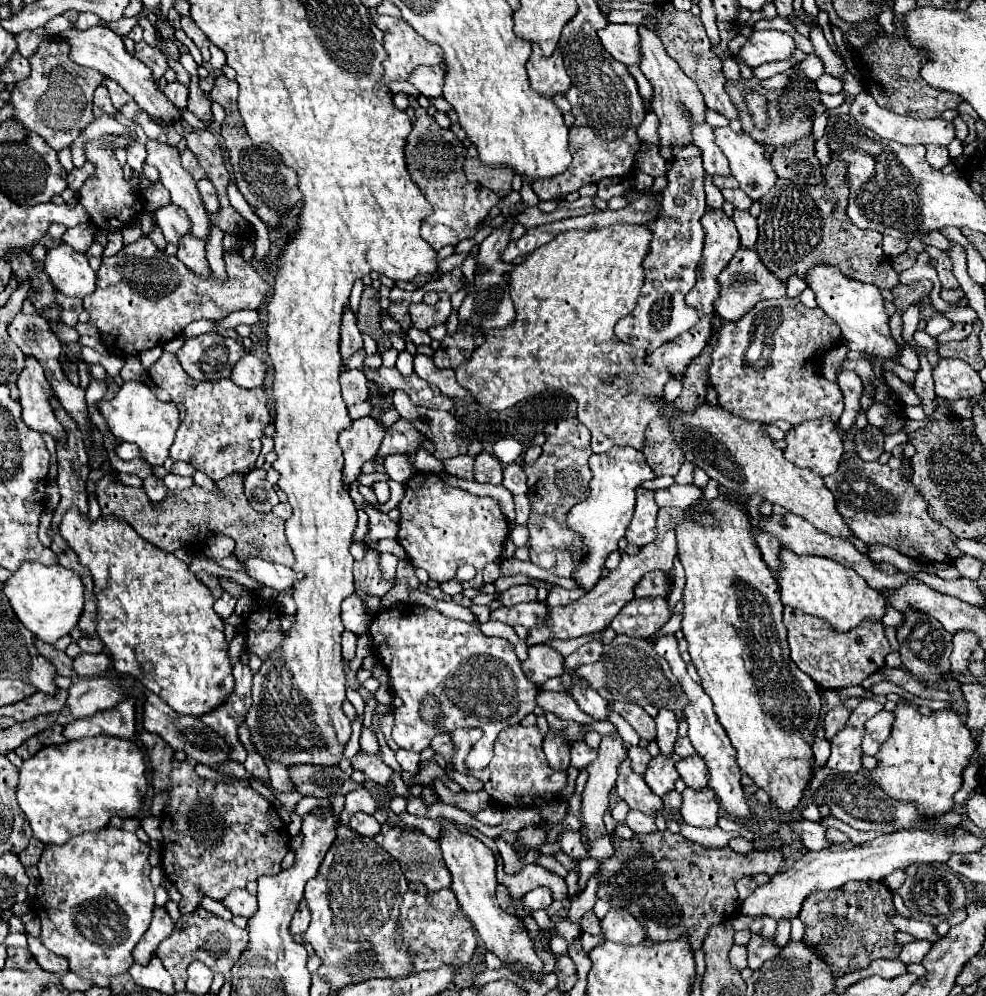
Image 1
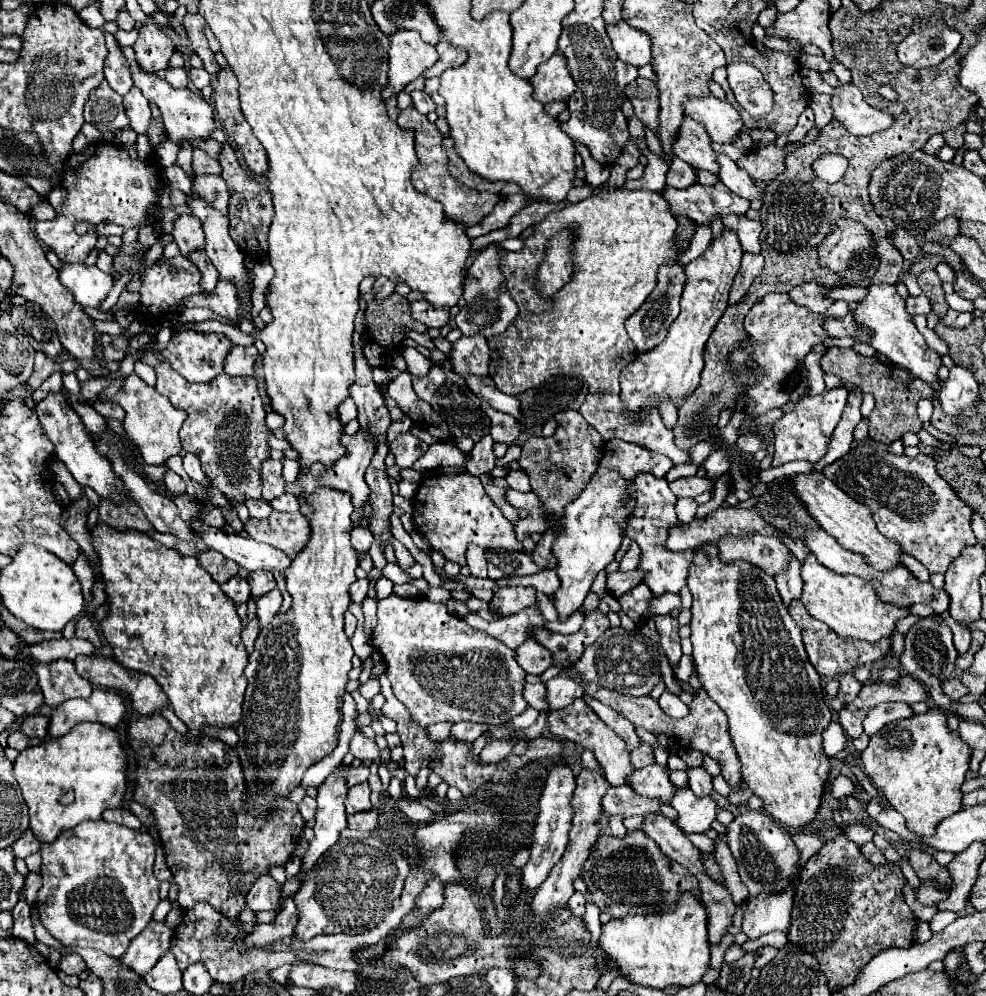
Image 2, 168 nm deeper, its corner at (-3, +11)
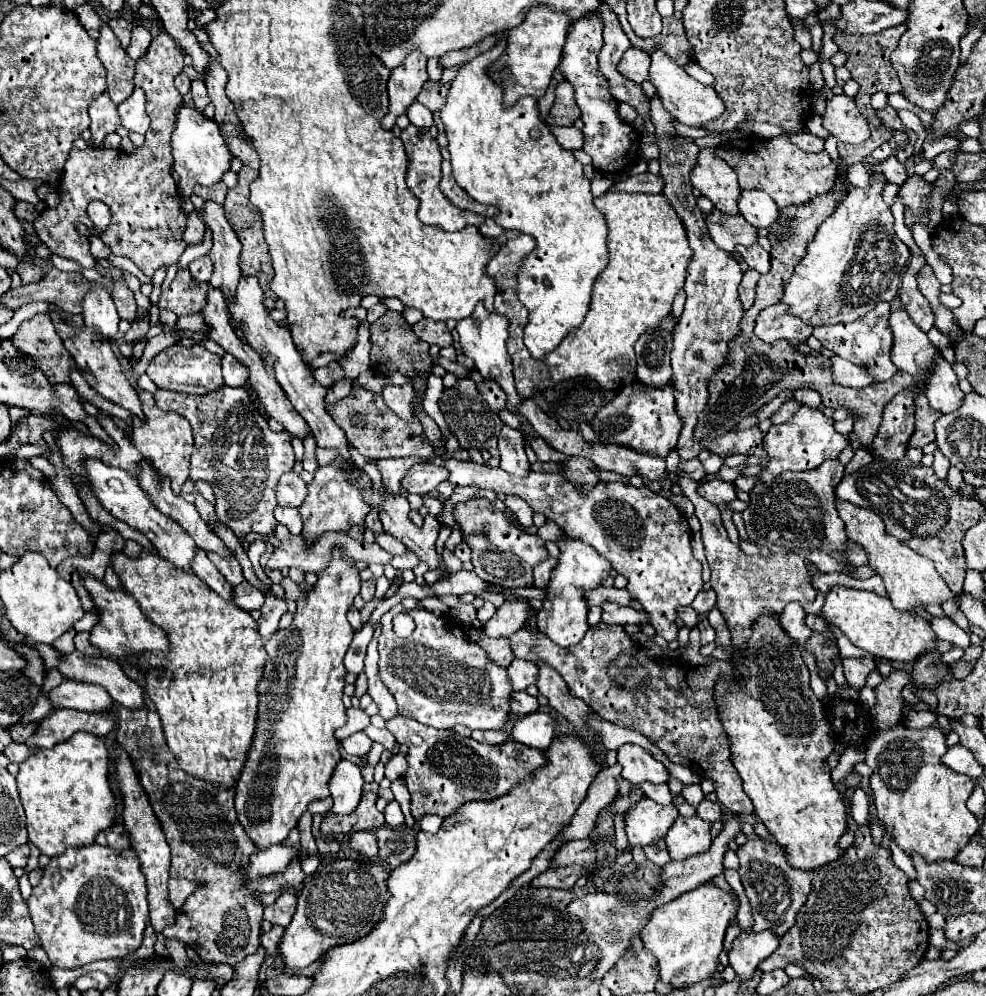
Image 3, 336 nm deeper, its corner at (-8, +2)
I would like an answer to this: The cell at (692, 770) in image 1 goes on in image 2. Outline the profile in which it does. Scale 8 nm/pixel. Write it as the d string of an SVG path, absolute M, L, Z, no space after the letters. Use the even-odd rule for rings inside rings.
M694 766L694 768L688 768L688 786L690 790L698 792L698 796L706 796L714 790L712 786L712 776L706 772L704 766Z

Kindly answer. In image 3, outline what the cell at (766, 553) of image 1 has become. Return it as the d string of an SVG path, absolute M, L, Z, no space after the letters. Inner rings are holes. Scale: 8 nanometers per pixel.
M789 603L787 609L783 611L783 615L779 617L779 621L781 621L783 631L787 631L787 635L791 639L795 639L799 649L805 649L805 641L807 641L807 637L811 637L811 629L807 629L807 625L805 625L803 607L799 607L799 603Z

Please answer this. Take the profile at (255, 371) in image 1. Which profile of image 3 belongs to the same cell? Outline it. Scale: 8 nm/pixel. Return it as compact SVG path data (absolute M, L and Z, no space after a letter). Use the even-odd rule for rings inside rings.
M225 353L223 359L221 359L221 369L223 369L225 385L229 385L229 387L245 387L245 383L247 383L247 367L239 365L239 361L235 361L235 357Z

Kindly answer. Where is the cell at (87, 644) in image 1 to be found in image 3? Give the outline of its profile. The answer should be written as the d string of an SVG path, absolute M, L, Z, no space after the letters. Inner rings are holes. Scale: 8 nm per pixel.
M77 633L75 635L75 649L85 653L85 655L91 655L91 657L101 657L99 651L91 649L91 645L89 645L89 633Z

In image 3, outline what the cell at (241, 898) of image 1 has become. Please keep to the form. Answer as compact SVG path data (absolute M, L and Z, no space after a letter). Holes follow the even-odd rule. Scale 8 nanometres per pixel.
M283 893L279 895L279 899L265 907L265 919L271 921L273 925L289 925L291 919L293 919L293 913L295 913L295 907L297 907L297 895L295 893Z

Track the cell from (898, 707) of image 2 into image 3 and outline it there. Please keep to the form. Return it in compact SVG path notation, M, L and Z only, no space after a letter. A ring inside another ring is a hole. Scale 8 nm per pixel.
M913 711L907 717L905 727L931 727L937 723L937 715L933 711Z

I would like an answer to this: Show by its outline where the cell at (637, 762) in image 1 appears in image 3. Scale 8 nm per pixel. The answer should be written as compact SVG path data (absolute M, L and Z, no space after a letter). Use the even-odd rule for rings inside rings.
M641 783L639 785L643 791L645 791L645 795L647 797L651 797L651 799L655 799L655 803L661 803L661 805L669 805L671 801L673 801L673 797L671 797L671 793L669 793L669 787L667 785L651 785L651 783Z

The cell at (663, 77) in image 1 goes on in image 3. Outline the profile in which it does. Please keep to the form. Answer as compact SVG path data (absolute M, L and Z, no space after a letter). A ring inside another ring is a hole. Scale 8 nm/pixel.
M701 149L699 161L691 171L693 187L707 197L715 209L727 215L739 215L737 199L739 199L739 185L733 169L715 157L713 149Z

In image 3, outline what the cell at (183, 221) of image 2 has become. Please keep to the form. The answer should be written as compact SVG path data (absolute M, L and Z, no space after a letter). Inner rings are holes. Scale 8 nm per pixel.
M201 257L201 259L195 259L191 265L189 265L189 271L191 271L191 277L195 281L209 281L211 277L211 259L209 257Z

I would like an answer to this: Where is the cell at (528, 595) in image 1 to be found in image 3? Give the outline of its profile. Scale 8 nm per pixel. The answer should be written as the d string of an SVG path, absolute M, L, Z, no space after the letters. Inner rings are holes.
M505 601L483 625L487 637L511 637L529 619L531 609L523 601Z

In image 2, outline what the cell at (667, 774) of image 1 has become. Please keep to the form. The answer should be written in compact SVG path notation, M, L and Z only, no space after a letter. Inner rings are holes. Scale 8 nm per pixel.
M658 762L646 766L644 770L634 772L628 778L628 782L638 794L658 796L666 804L672 800L672 796L676 792L676 786L670 782L670 776L668 776L668 766L662 766Z

